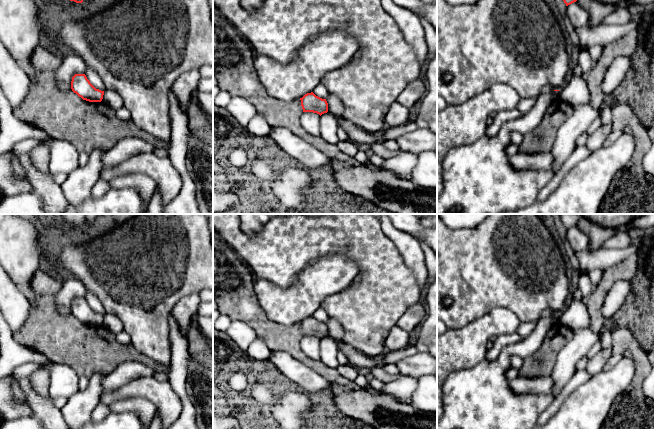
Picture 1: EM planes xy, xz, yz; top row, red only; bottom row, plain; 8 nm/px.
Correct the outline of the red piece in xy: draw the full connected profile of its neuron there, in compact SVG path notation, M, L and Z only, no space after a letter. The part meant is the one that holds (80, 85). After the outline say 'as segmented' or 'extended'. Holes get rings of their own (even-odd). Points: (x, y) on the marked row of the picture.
M75 74L72 77L71 89L83 100L89 102L101 102L104 95L104 91L96 89L85 74Z | as segmented

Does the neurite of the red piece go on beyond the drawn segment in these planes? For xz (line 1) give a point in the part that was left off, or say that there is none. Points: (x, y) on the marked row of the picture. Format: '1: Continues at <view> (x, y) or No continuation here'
1: No continuation here

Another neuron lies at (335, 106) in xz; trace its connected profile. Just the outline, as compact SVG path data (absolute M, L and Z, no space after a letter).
M332 93L328 94L326 101L328 103L328 112L339 118L344 111L343 102Z

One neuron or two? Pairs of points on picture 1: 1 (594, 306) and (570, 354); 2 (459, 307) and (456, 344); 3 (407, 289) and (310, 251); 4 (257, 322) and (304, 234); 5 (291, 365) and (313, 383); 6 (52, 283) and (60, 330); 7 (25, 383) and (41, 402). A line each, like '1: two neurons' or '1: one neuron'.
1: two neurons
2: two neurons
3: one neuron
4: two neurons
5: one neuron
6: one neuron
7: one neuron

